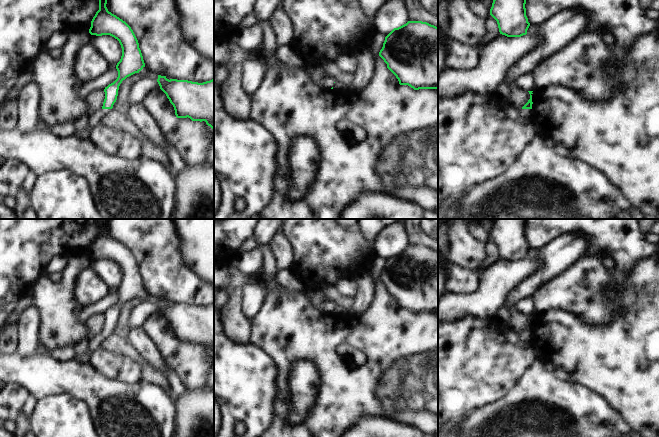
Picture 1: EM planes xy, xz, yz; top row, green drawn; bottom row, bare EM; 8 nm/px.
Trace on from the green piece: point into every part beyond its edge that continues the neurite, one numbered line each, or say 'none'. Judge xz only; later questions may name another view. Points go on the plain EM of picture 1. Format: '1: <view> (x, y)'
none

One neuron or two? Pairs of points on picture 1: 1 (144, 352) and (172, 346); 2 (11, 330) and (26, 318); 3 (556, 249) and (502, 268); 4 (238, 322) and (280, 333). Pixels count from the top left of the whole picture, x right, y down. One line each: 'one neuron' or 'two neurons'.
1: two neurons
2: two neurons
3: two neurons
4: two neurons

